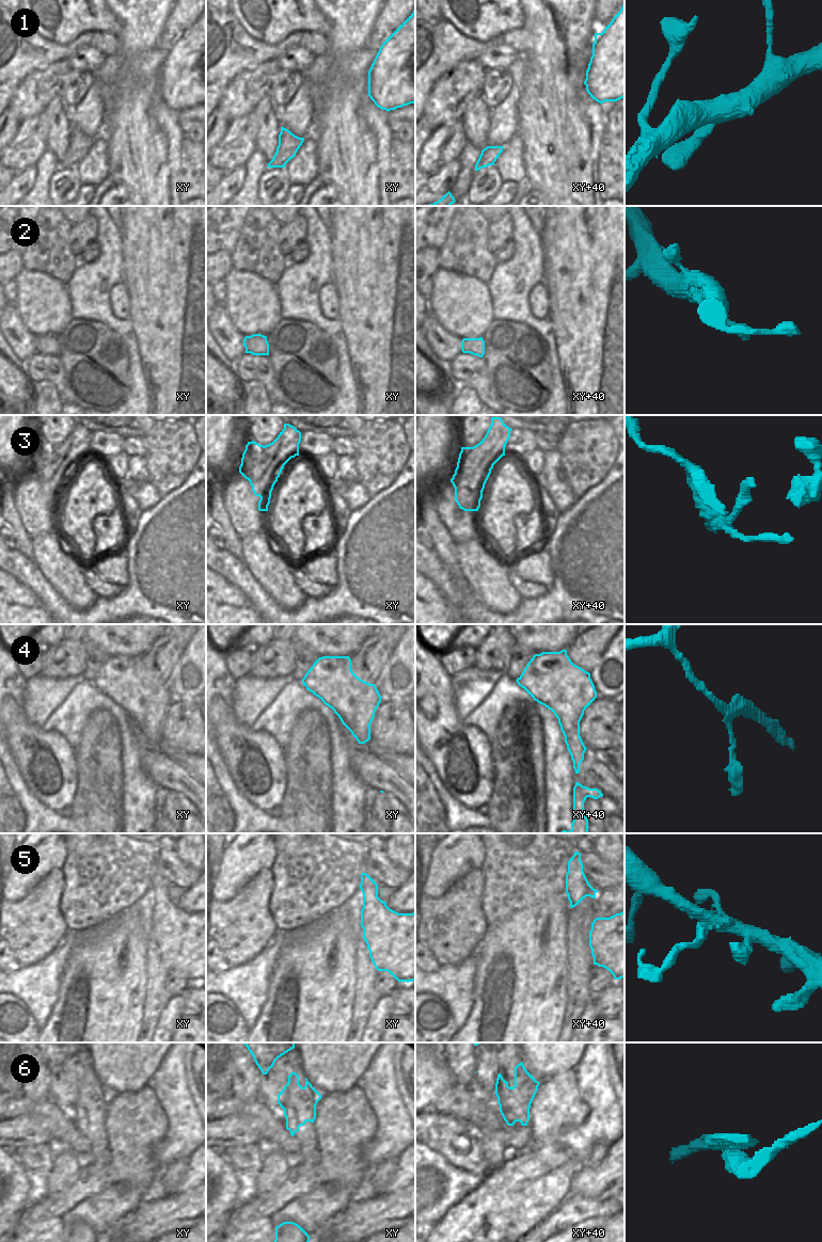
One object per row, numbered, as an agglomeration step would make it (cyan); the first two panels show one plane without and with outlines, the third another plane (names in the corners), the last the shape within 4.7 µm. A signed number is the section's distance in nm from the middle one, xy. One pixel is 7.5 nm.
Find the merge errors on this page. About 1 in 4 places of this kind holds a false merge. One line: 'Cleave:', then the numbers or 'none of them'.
Cleave: 3, 6.

